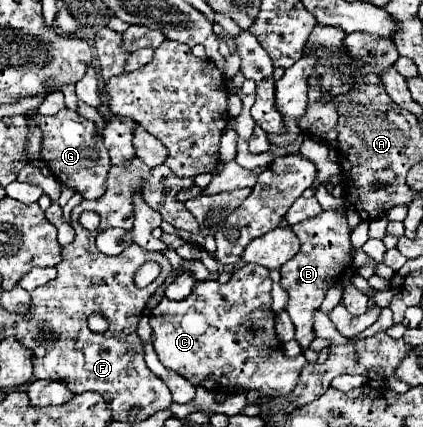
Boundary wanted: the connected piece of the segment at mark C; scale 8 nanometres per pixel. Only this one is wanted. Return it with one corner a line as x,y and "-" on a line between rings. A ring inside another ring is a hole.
246,264
232,274
226,284
216,280
198,282
186,300
174,302
164,298
150,314
150,326
154,332
154,348
160,362
190,380
194,386
202,386
214,394
238,394
244,390
258,390
268,396
288,396
298,382
300,370
306,366
304,354
288,358
282,352
282,344
274,332
274,310
272,310
272,280
268,268
258,264

